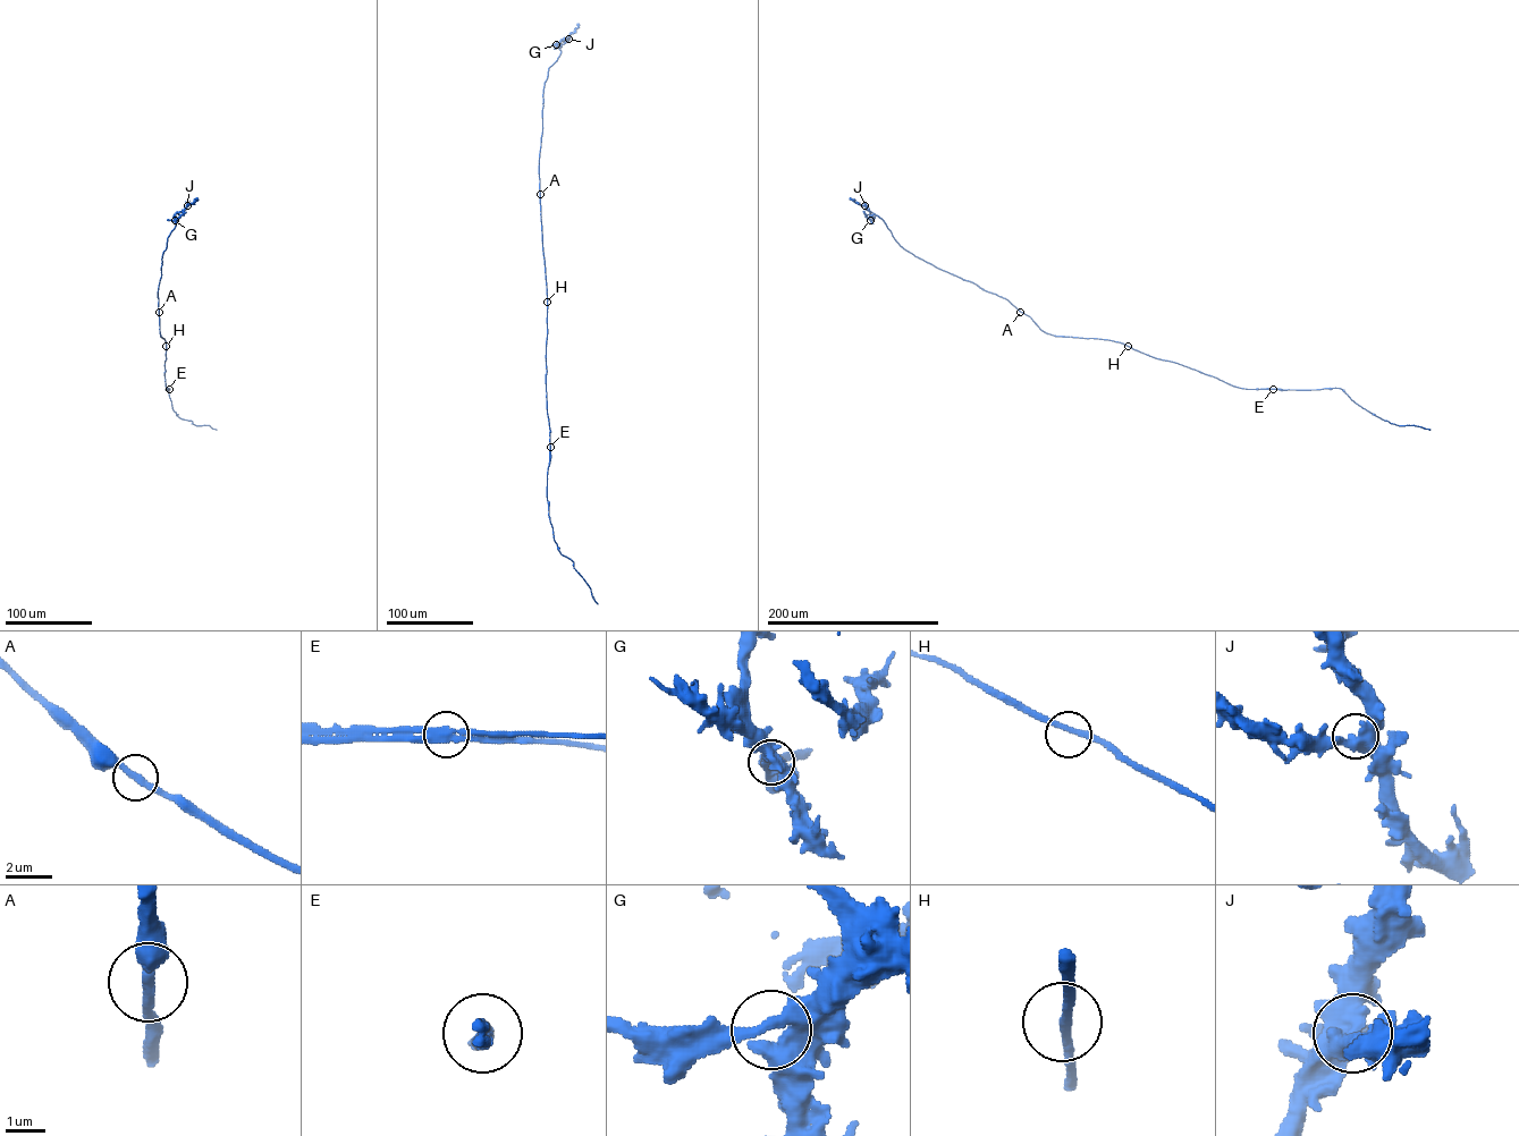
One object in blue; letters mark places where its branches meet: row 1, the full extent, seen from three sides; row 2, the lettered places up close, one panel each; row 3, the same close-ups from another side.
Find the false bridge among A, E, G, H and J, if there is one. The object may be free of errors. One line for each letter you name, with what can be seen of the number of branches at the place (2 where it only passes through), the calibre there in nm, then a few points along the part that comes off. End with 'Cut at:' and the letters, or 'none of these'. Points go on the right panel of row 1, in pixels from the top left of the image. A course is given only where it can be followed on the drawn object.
E: branches 2; calibre 400 nm; course (1273, 389), (1292, 390)
Cut at: E

